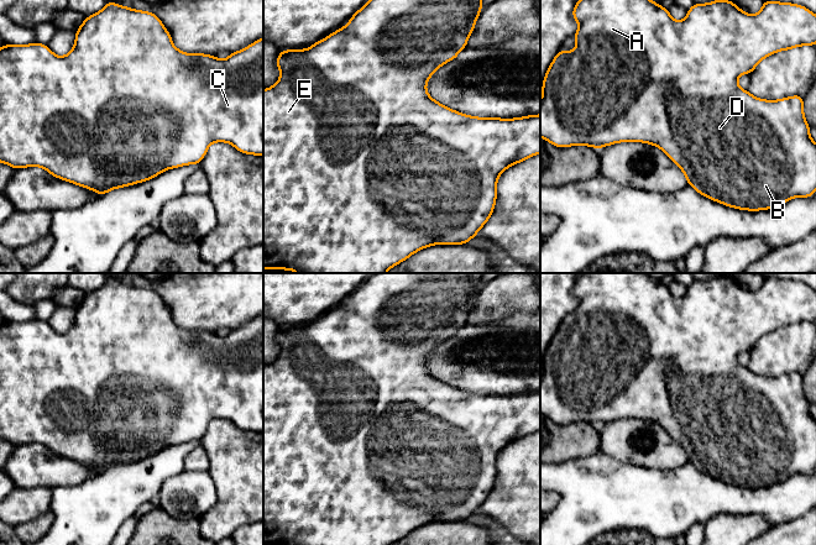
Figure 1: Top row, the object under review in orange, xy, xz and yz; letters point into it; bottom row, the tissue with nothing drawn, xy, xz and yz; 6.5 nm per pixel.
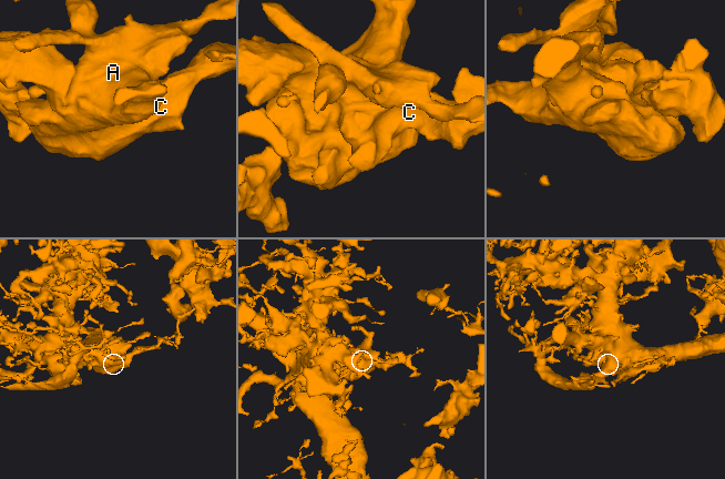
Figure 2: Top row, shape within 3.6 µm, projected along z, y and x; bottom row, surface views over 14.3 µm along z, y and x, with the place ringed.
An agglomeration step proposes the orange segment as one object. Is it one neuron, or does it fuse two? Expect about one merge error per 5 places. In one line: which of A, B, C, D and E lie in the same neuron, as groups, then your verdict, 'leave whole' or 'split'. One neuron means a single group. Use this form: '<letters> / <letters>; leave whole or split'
A B C D E; leave whole

